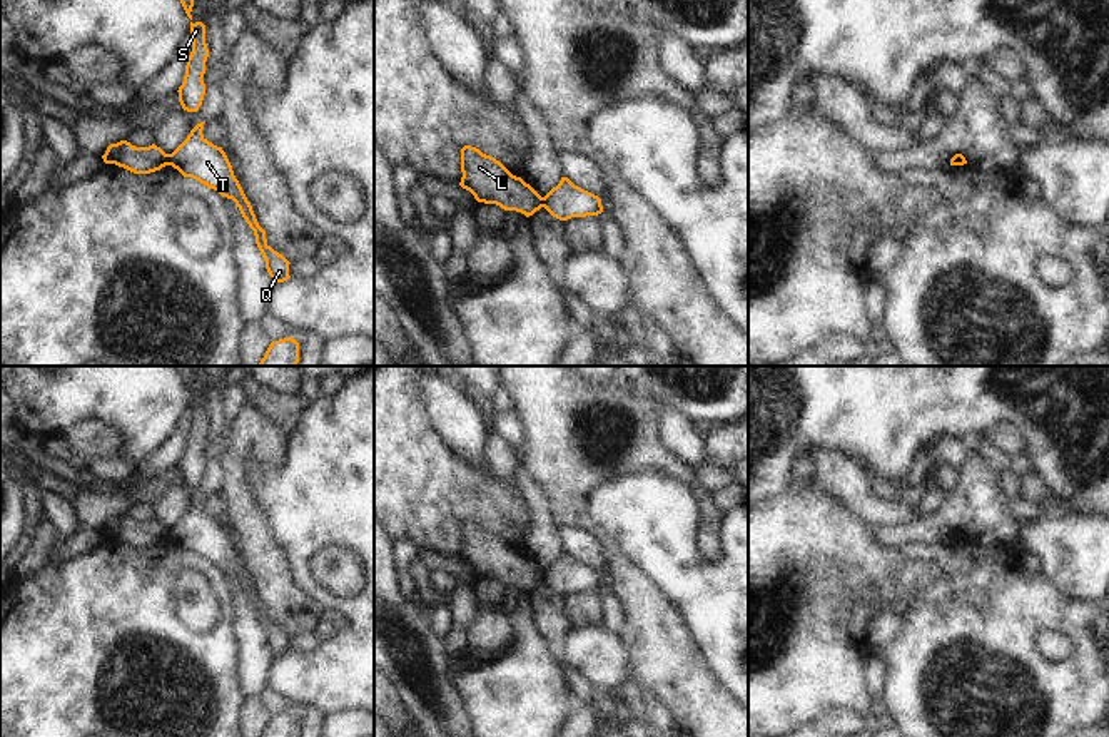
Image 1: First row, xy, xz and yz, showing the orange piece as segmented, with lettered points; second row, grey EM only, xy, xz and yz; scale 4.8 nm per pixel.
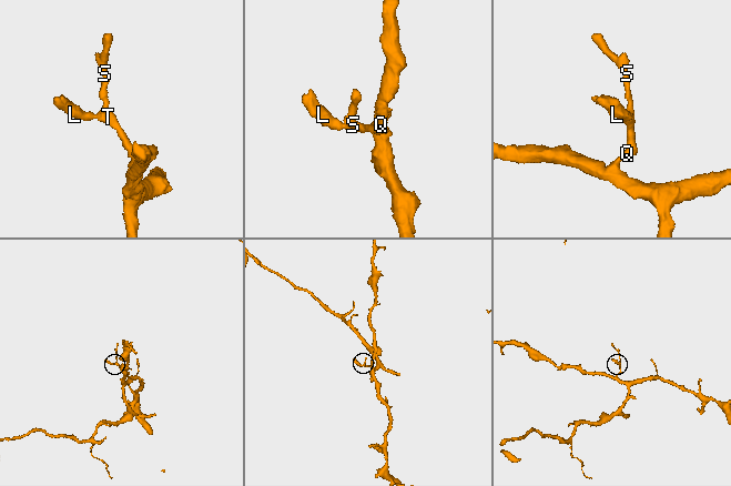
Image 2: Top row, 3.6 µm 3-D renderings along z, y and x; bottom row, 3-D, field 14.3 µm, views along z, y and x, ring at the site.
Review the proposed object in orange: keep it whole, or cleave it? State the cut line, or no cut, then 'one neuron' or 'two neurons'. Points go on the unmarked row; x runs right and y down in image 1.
cut xy (167, 528), (171, 538); two neurons

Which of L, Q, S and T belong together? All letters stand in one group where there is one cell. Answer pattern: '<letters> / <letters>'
L / Q S T

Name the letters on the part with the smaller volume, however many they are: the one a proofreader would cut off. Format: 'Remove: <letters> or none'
Remove: L.

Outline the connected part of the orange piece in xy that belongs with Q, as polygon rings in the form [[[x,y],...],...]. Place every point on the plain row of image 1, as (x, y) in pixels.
[[[197,498],[187,513],[169,528],[169,536],[184,551],[192,551],[200,558],[217,565],[222,572],[232,573],[242,592],[254,605],[256,618],[266,635],[266,643],[274,657],[284,657],[289,650],[289,635],[274,625],[266,613],[266,605],[259,600],[251,577],[247,575],[232,540],[222,521],[209,516],[202,505],[204,498]]]

